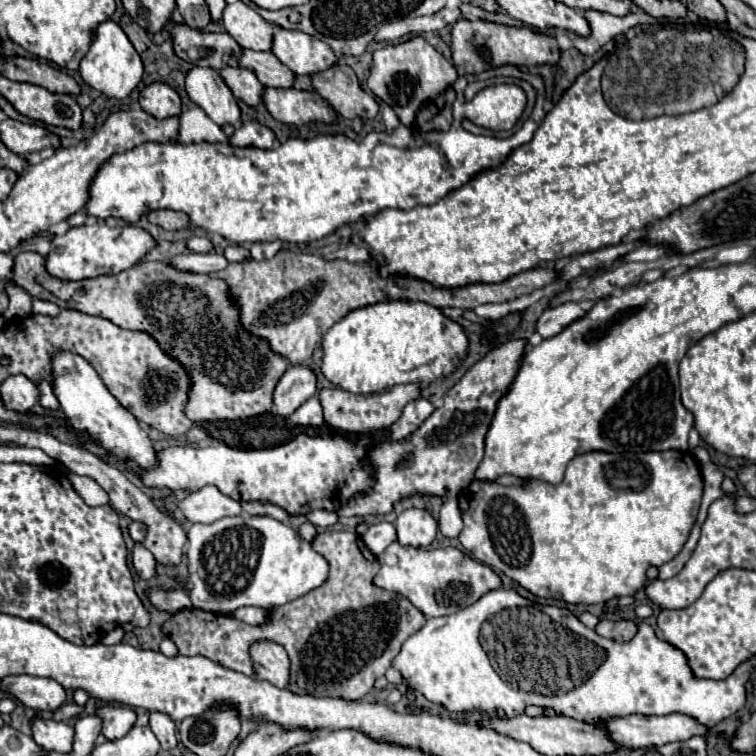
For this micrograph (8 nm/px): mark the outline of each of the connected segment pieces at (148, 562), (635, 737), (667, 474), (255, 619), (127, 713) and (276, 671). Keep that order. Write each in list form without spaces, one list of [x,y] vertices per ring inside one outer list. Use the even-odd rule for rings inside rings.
[[[135,544],[135,550],[133,550],[133,568],[145,580],[155,576],[155,558],[153,558],[153,554],[143,544]]]
[[[669,714],[669,716],[625,716],[625,718],[611,718],[607,722],[599,722],[611,732],[611,738],[621,744],[623,748],[649,748],[649,746],[663,746],[667,742],[683,742],[693,736],[709,736],[709,728],[705,724],[693,720],[691,716],[685,714]]]
[[[667,450],[667,452],[643,452],[643,454],[607,454],[607,452],[587,452],[581,456],[575,456],[565,472],[565,480],[557,486],[541,482],[541,480],[529,480],[525,488],[515,488],[515,486],[501,486],[497,482],[479,482],[473,480],[461,494],[459,494],[459,506],[461,506],[461,516],[463,516],[463,530],[459,534],[459,542],[467,552],[473,554],[479,562],[487,564],[499,574],[505,574],[507,578],[519,582],[525,590],[529,590],[533,596],[539,598],[553,598],[553,600],[565,600],[569,604],[601,604],[613,598],[621,596],[633,596],[647,584],[647,568],[649,566],[661,566],[673,556],[677,556],[687,542],[687,536],[691,532],[691,526],[697,518],[699,504],[703,496],[703,476],[699,470],[699,462],[693,454],[681,452],[681,450]]]
[[[249,606],[249,608],[239,608],[233,616],[239,618],[239,620],[243,620],[243,622],[247,622],[247,624],[251,624],[251,626],[259,626],[267,618],[267,612],[261,610],[261,608]]]
[[[103,704],[95,710],[95,716],[101,718],[101,722],[103,722],[101,734],[107,740],[117,740],[117,738],[125,736],[129,732],[129,728],[133,728],[137,722],[135,710],[129,706],[121,706],[121,704]]]
[[[255,642],[251,646],[251,658],[255,666],[255,680],[269,680],[277,688],[285,688],[289,684],[289,656],[275,642]]]

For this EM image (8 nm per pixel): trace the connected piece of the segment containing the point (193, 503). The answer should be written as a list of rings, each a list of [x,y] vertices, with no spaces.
[[[205,486],[197,492],[189,492],[177,508],[189,522],[201,524],[213,524],[219,518],[241,514],[241,504],[221,494],[215,486]]]

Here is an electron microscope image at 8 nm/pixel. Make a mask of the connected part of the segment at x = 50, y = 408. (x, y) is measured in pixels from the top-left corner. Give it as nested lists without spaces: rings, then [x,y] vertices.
[[[41,382],[39,392],[41,392],[41,396],[39,396],[41,408],[43,408],[45,412],[53,412],[53,414],[55,414],[55,412],[59,410],[59,402],[57,402],[57,398],[55,398],[53,388],[49,386],[49,382]]]

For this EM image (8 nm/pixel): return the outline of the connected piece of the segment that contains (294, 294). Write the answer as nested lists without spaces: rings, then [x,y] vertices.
[[[281,250],[277,256],[273,256],[273,260],[245,260],[235,264],[231,262],[225,270],[213,272],[209,276],[227,282],[229,298],[239,308],[241,326],[245,328],[245,332],[267,340],[269,348],[275,354],[285,356],[291,364],[305,366],[311,366],[313,362],[321,360],[323,334],[341,318],[345,318],[351,310],[389,300],[419,300],[435,308],[451,306],[461,310],[473,310],[489,302],[515,300],[557,280],[557,274],[553,270],[541,266],[511,276],[509,280],[499,284],[469,284],[443,292],[433,284],[407,276],[379,278],[377,270],[369,268],[369,264],[349,264],[345,260],[327,262],[315,254],[297,254],[289,250]]]

